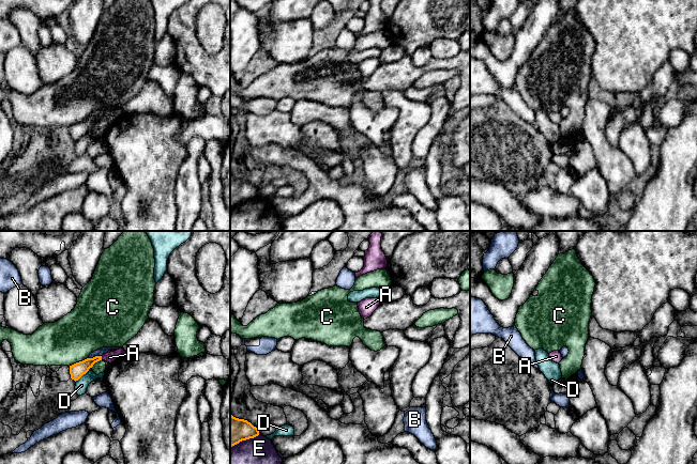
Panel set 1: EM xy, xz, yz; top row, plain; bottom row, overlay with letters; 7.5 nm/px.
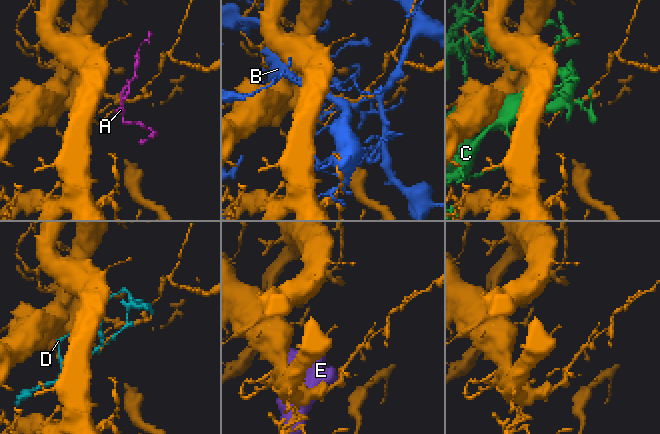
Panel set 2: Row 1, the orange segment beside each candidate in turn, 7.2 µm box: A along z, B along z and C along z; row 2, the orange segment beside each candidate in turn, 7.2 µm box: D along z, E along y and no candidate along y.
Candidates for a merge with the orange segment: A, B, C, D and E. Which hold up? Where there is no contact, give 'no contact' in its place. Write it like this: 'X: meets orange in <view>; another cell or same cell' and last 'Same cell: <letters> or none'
A: meets orange in xy; same cell
B: meets orange in xy; another cell
C: meets orange in xy; another cell
D: meets orange in xy; another cell
E: meets orange in xz; another cell
Same cell: A

